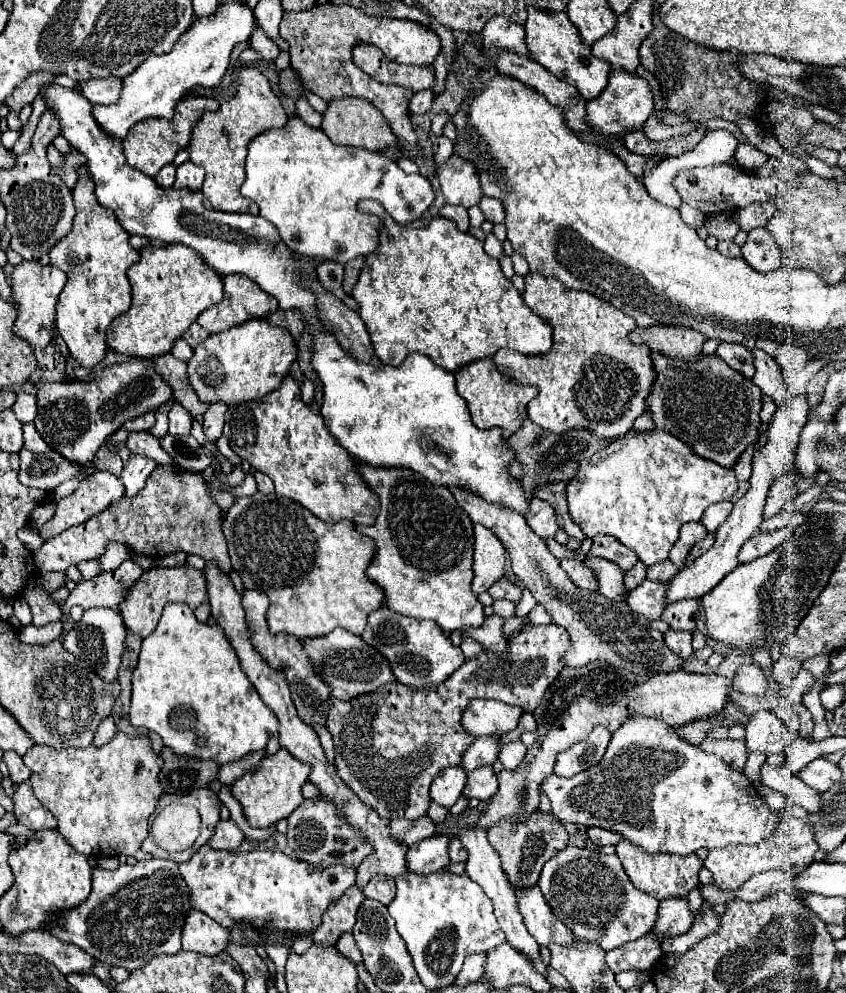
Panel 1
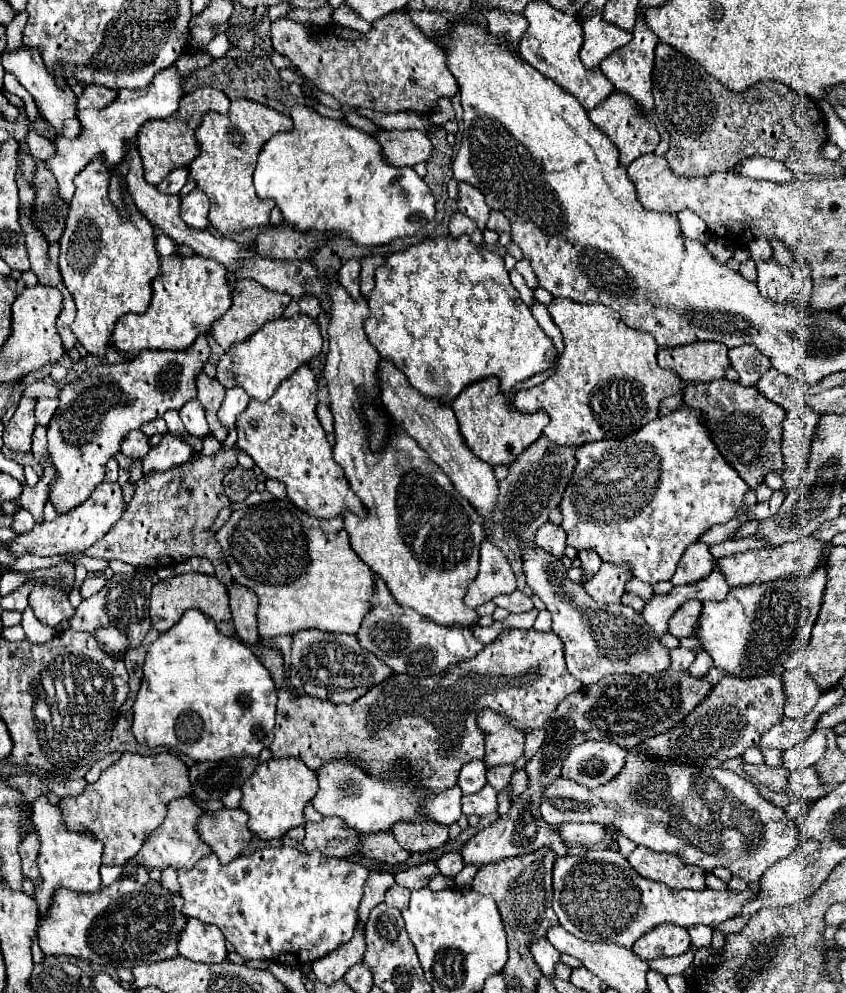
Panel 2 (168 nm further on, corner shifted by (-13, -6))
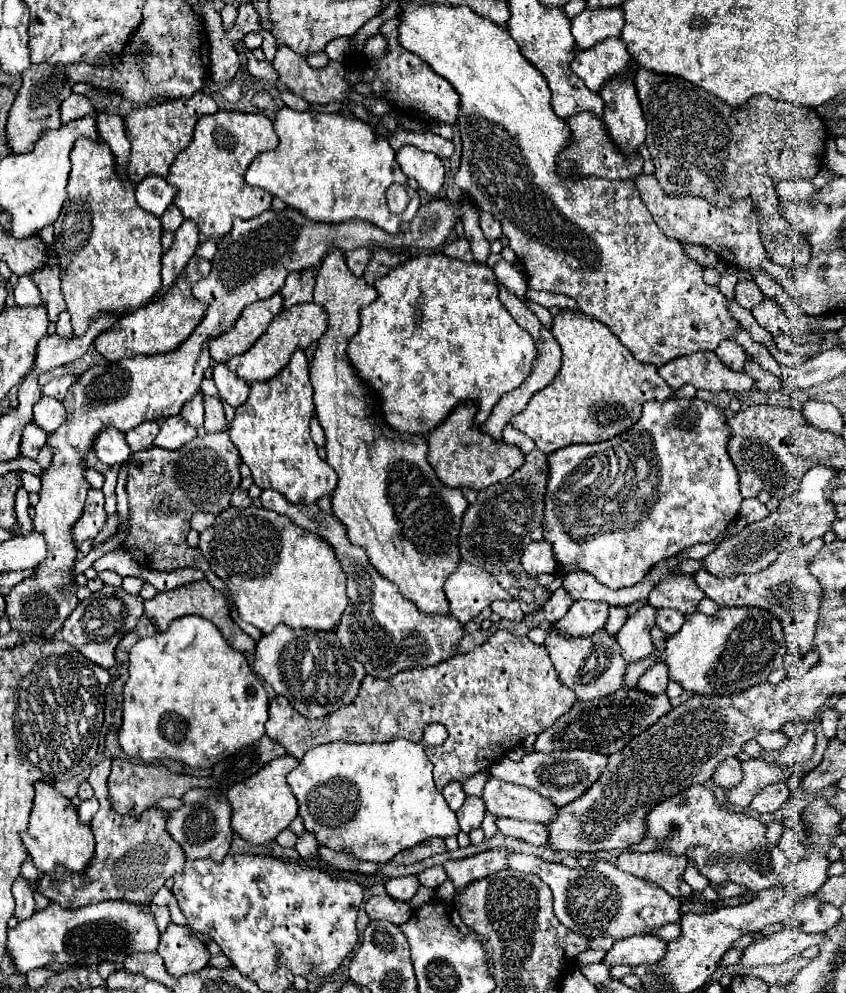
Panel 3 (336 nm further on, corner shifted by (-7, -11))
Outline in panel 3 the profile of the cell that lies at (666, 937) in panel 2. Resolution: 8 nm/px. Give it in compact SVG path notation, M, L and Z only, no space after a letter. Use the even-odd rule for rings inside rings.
M634 935L620 939L620 943L614 943L604 959L608 959L612 965L656 963L664 959L666 949L668 943L656 935Z

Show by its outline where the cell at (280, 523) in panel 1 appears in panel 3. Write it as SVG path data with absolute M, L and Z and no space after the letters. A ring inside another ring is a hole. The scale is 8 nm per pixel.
M254 505L246 509L228 507L220 513L210 529L200 533L200 549L210 561L212 571L228 585L240 619L258 627L262 635L268 635L280 623L292 629L308 627L320 631L334 631L338 627L340 617L348 605L346 573L340 569L334 547L314 531L292 523L290 517L264 507L258 509Z

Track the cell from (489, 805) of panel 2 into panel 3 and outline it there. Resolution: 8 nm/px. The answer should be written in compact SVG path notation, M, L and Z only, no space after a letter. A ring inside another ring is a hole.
M470 795L470 797L466 797L464 805L456 811L456 815L458 815L460 829L468 833L468 831L480 827L482 819L484 819L484 815L486 815L486 805L484 805L482 797Z

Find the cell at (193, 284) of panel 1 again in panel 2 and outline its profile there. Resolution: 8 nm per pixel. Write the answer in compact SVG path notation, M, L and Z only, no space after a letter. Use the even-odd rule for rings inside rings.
M178 254L162 258L162 274L154 280L152 284L154 294L150 308L144 314L124 314L118 318L114 334L112 334L112 344L114 348L126 358L132 360L136 358L142 350L152 348L152 350L184 350L194 344L194 340L210 330L212 322L222 318L226 310L232 304L232 292L226 280L226 268L220 262L214 262L212 258L202 258L200 255L192 255L190 258L182 258Z

